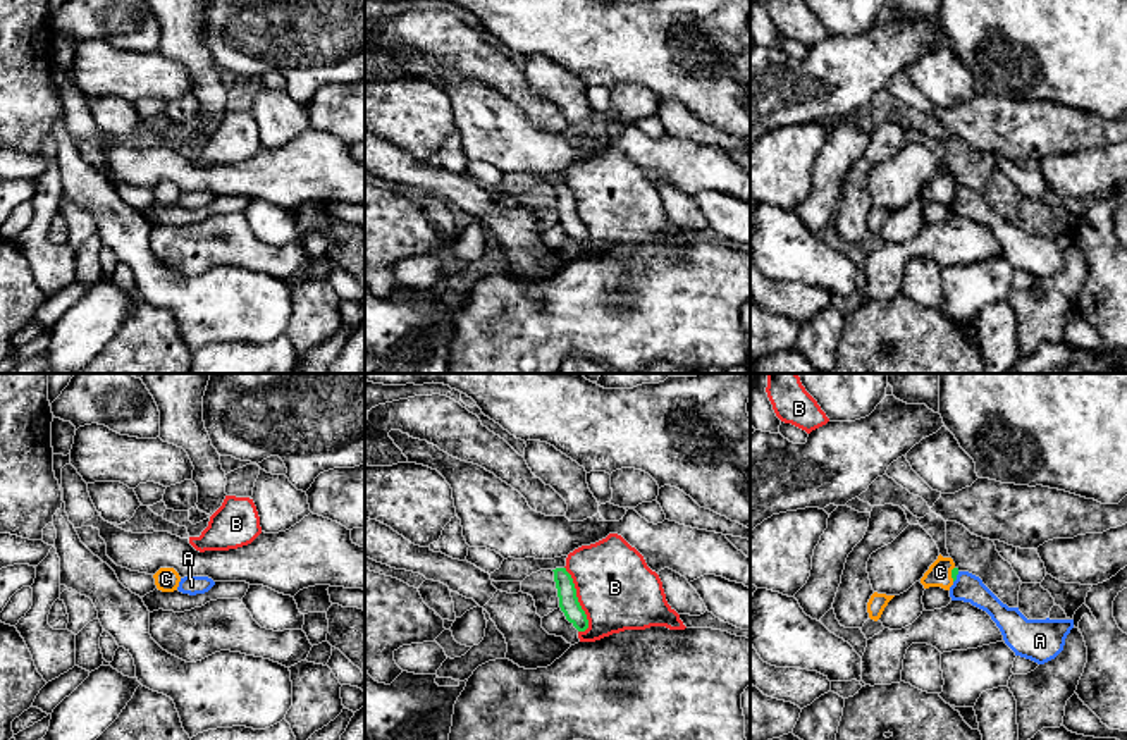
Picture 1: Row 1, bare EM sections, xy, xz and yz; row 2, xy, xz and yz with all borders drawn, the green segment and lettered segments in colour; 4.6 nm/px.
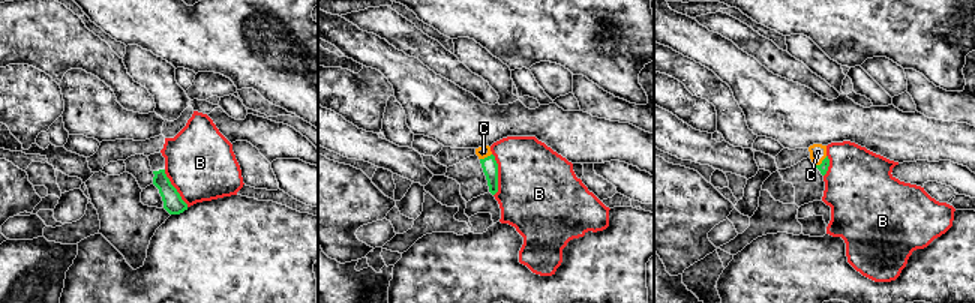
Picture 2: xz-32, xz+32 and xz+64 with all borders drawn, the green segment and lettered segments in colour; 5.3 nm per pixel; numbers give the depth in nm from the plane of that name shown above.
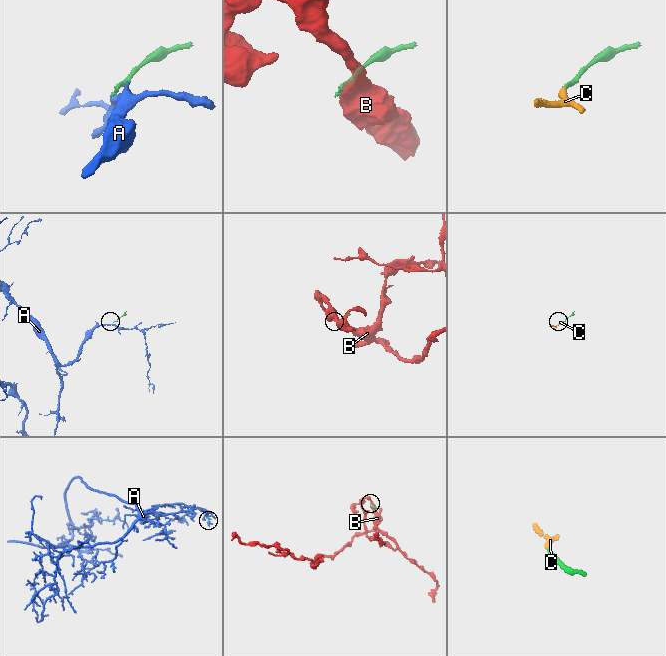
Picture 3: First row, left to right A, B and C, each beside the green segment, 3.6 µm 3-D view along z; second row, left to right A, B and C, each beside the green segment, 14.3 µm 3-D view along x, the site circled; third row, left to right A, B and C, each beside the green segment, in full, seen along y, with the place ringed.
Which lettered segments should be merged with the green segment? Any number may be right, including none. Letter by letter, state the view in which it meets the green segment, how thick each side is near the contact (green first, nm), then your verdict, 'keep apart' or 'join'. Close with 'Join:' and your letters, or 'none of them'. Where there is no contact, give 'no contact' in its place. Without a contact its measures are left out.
A: yz | 30/140 nm | keep apart
B: xz | 90/360 nm | keep apart
C: yz | 30/110 nm | join
Join: C

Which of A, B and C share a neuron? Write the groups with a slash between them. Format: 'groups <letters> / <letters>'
groups A / B / C

